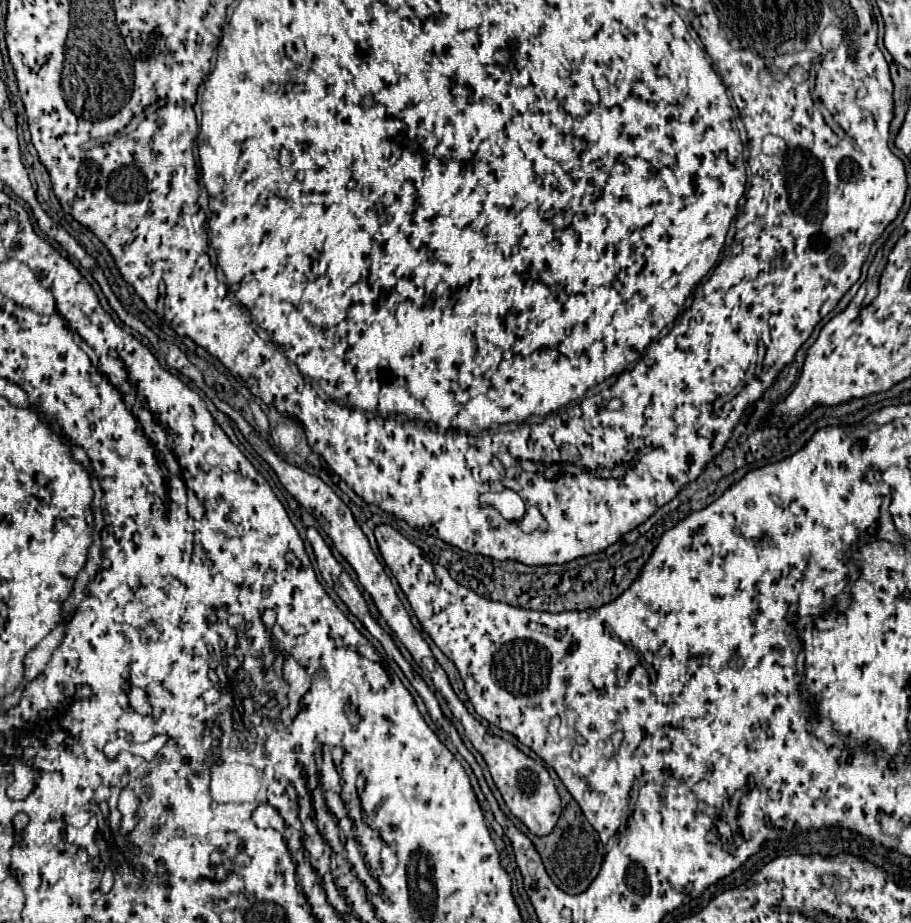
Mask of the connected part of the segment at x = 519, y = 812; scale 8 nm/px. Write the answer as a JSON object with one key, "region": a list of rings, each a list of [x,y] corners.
{"region":[[[435,665],[431,679],[433,679],[435,689],[445,697],[445,701],[447,701],[453,717],[461,721],[461,725],[465,729],[465,735],[471,741],[471,745],[485,759],[485,763],[489,767],[489,773],[491,773],[491,777],[493,777],[493,781],[495,781],[495,785],[499,789],[499,793],[503,795],[503,801],[509,807],[509,811],[531,833],[535,833],[535,835],[547,835],[547,833],[551,833],[551,829],[555,827],[555,823],[559,819],[559,813],[561,813],[561,801],[559,801],[559,793],[557,793],[557,789],[553,785],[553,779],[549,777],[547,769],[539,761],[527,757],[521,749],[517,749],[509,741],[505,741],[505,739],[501,739],[497,735],[489,735],[489,731],[465,709],[465,705],[453,693],[453,689],[449,685],[449,679],[447,679],[445,671],[439,665]]]}

